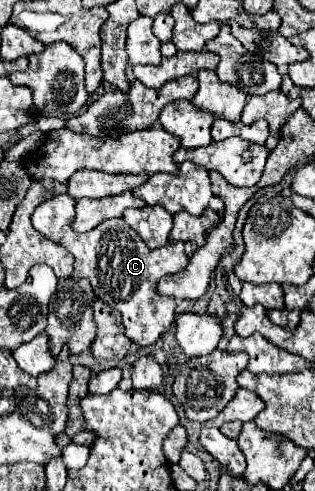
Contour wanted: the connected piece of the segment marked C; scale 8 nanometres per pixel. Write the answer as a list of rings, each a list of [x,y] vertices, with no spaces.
[[[59,194],[39,204],[31,214],[33,228],[55,244],[65,246],[73,254],[75,268],[71,278],[91,280],[95,296],[123,314],[125,332],[131,342],[139,346],[155,344],[157,338],[173,326],[175,318],[175,300],[161,296],[157,292],[157,282],[159,278],[181,272],[187,266],[189,260],[183,252],[183,242],[173,242],[163,248],[149,250],[139,234],[123,222],[123,218],[107,220],[91,232],[79,234],[69,226],[75,214],[73,206],[75,200],[69,194]]]

